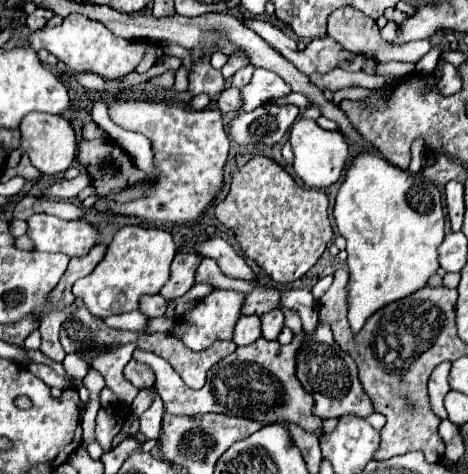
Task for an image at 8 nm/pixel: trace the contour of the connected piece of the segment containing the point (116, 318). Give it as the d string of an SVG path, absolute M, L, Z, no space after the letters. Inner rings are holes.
M131 311L131 313L121 313L121 315L111 315L105 319L107 327L111 329L121 329L121 331L137 331L143 333L149 327L149 317L143 315L141 311Z

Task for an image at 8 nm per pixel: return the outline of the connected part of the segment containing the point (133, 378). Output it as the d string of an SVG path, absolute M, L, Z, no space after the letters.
M131 359L131 361L125 365L123 375L125 375L125 379L127 379L127 381L131 381L137 389L151 387L151 385L153 385L153 381L155 381L155 377L153 377L151 369L149 369L147 365L143 365L143 363L139 363L139 361L135 361L135 359Z

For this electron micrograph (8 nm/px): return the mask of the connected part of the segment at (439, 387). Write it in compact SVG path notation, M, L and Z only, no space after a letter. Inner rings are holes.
M441 363L435 367L435 371L429 377L429 403L431 403L433 413L441 419L447 417L445 407L443 407L443 399L449 393L449 383L447 383L449 367L451 367L451 363Z

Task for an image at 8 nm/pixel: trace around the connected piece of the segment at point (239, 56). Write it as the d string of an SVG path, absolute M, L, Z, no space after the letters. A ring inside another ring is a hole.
M235 51L235 53L229 57L229 61L225 63L225 67L221 69L221 73L223 73L225 79L231 79L231 77L235 75L235 71L243 69L245 65L249 65L249 55L243 53L243 51Z

